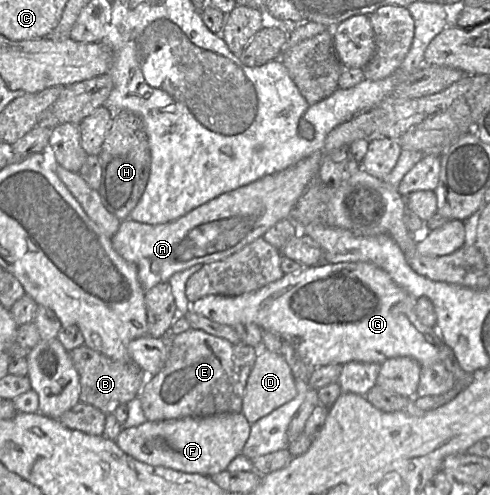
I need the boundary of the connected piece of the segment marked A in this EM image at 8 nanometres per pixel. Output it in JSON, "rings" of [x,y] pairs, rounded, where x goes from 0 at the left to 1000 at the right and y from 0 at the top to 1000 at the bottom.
{"rings":[[[773,218],[733,230],[684,257],[665,277],[653,305],[571,347],[539,356],[506,374],[457,390],[394,422],[376,436],[335,453],[308,455],[267,442],[249,444],[231,475],[235,507],[280,543],[294,588],[400,533],[459,525],[537,475],[565,448],[592,442],[594,426],[631,372],[647,362],[659,317],[686,301],[712,295],[731,281],[749,281],[780,236]]]}

